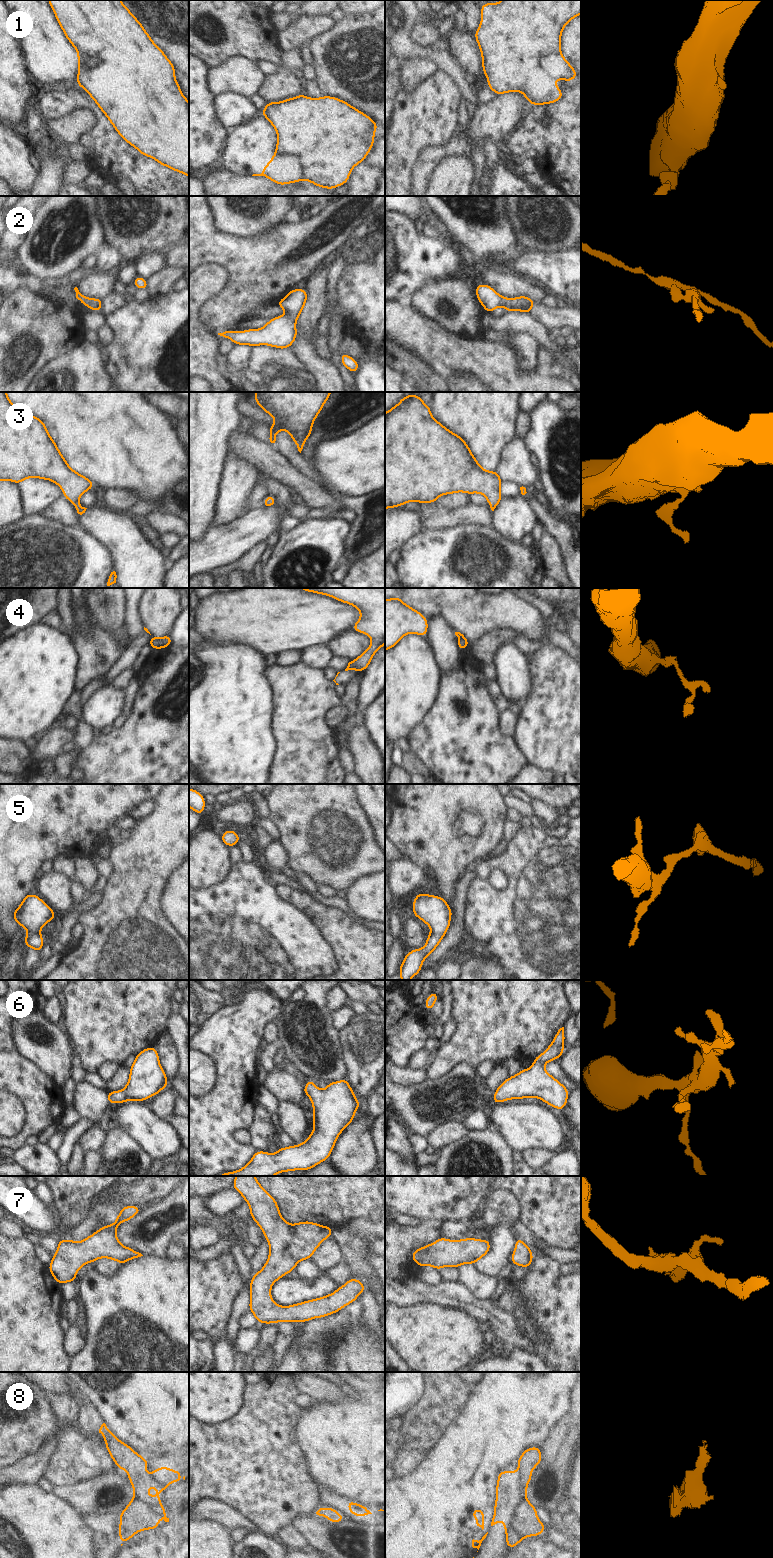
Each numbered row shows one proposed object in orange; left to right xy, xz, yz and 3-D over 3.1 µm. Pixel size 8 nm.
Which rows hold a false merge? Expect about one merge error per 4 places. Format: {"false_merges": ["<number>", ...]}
{"false_merges": ["1", "4"]}

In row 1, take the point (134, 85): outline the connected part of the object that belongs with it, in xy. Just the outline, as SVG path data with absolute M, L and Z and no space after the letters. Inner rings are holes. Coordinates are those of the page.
M48 0L56 20L60 24L64 35L77 52L89 58L96 59L98 64L94 68L88 69L83 66L78 69L76 83L82 87L88 95L95 101L101 111L106 115L117 133L130 145L136 148L143 156L151 157L162 166L182 173L189 177L189 102L182 94L181 88L175 79L175 67L166 57L165 53L152 41L148 32L144 30L141 22L136 19L131 11L121 2L121 0Z

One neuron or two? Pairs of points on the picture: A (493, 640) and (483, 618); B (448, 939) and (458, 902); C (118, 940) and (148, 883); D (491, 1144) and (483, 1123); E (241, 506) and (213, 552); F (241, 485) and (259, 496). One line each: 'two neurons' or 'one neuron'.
A: two neurons
B: one neuron
C: one neuron
D: two neurons
E: two neurons
F: two neurons

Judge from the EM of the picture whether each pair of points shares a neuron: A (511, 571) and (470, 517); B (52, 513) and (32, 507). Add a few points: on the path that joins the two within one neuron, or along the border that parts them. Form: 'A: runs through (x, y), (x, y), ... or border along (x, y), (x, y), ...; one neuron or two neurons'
A: border along (491, 525), (467, 524), (457, 525), (453, 528); two neurons
B: border along (63, 497), (59, 498), (42, 513); two neurons

